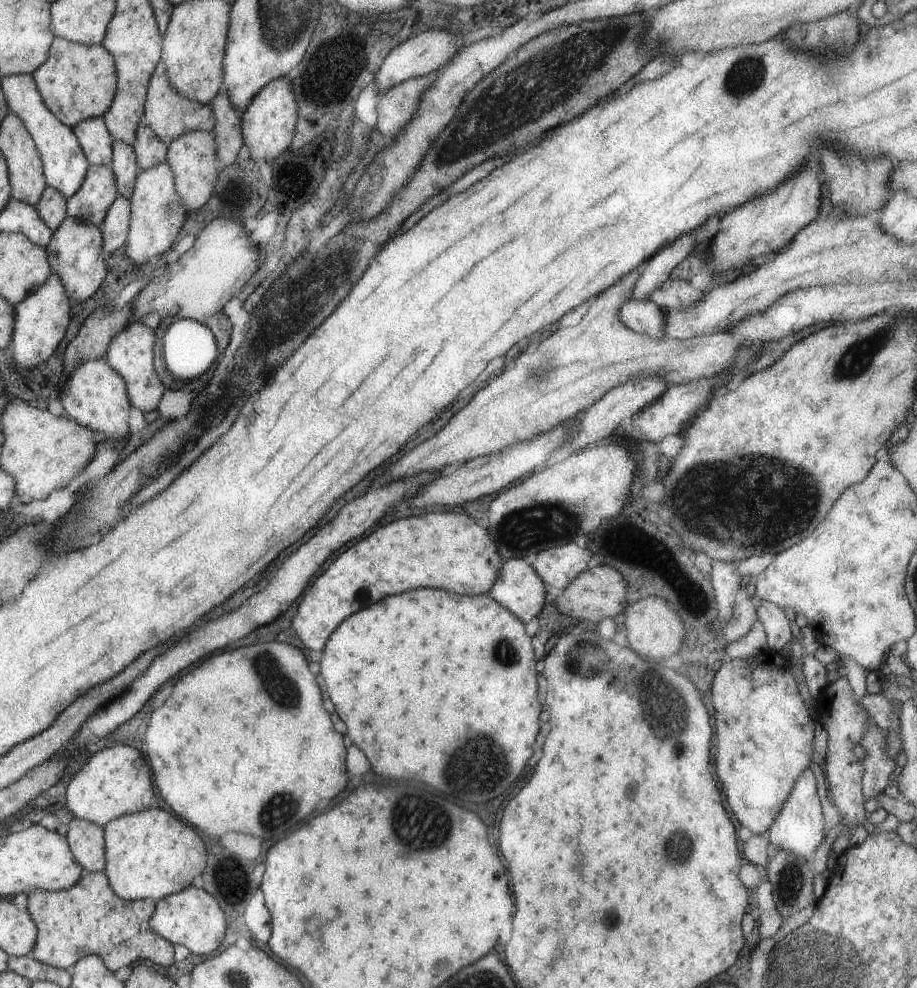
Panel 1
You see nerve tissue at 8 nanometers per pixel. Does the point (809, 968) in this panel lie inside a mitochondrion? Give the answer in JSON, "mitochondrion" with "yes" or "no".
{"mitochondrion":"yes"}

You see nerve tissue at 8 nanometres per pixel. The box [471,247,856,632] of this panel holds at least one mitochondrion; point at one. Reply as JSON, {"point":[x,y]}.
{"point":[765,502]}

